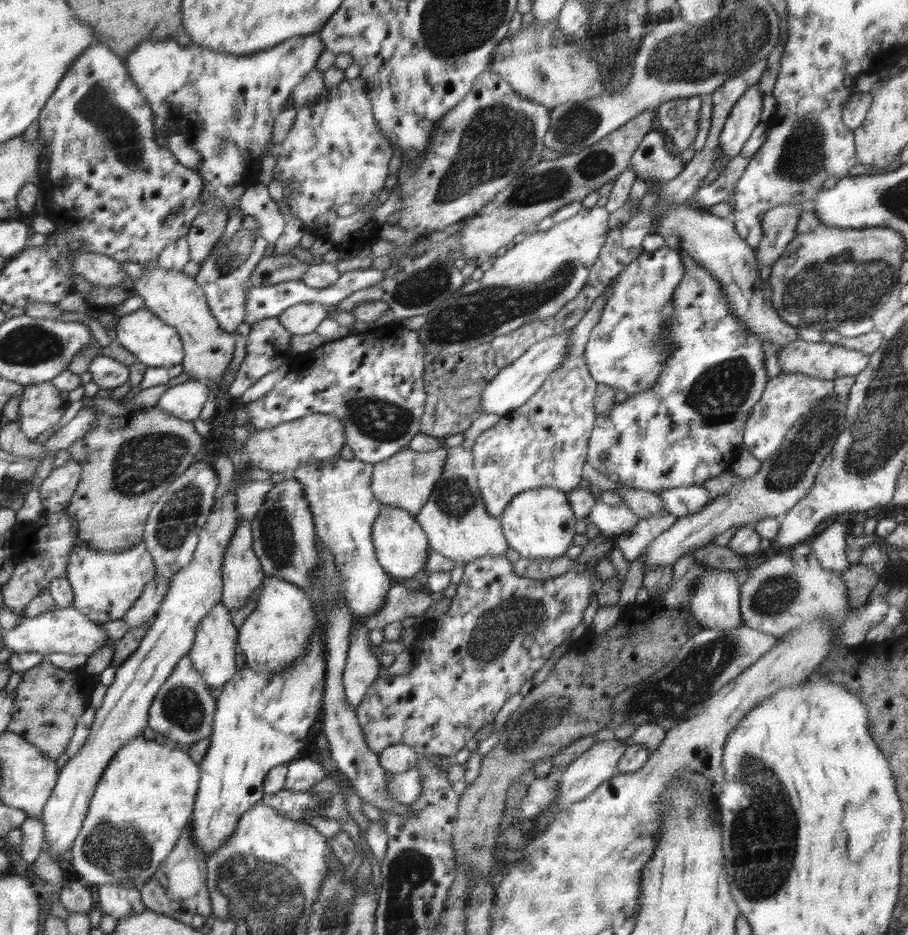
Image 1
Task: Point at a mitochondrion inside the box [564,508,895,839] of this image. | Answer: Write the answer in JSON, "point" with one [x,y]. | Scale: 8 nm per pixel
{"point":[673,694]}

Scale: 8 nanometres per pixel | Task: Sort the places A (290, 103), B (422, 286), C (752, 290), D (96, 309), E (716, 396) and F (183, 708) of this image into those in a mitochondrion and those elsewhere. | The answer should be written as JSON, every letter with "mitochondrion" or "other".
{"A":"other","B":"mitochondrion","C":"other","D":"other","E":"mitochondrion","F":"mitochondrion"}

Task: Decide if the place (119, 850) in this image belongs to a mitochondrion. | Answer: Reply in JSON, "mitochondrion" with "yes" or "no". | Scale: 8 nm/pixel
{"mitochondrion":"yes"}

